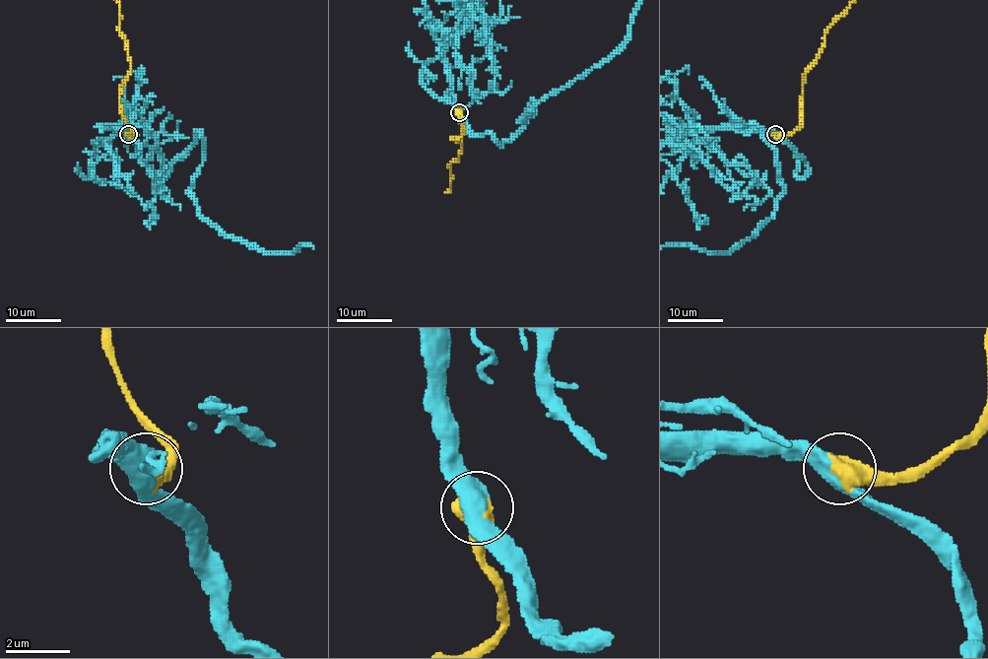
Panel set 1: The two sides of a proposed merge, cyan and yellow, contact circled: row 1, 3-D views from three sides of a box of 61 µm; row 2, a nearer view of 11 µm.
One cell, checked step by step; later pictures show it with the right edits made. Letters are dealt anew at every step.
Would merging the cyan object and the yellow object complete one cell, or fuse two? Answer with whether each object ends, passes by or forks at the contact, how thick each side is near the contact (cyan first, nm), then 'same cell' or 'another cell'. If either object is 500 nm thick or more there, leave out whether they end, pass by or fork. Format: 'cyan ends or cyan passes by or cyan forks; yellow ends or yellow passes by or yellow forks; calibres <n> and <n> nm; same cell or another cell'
calibres 500 and 750 nm; same cell

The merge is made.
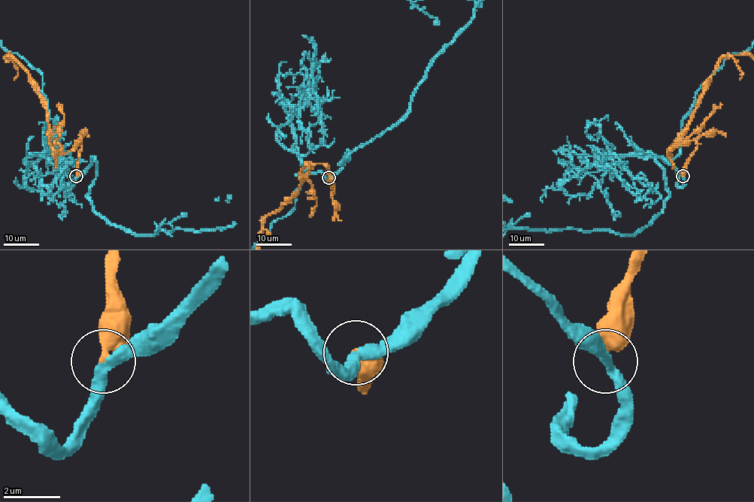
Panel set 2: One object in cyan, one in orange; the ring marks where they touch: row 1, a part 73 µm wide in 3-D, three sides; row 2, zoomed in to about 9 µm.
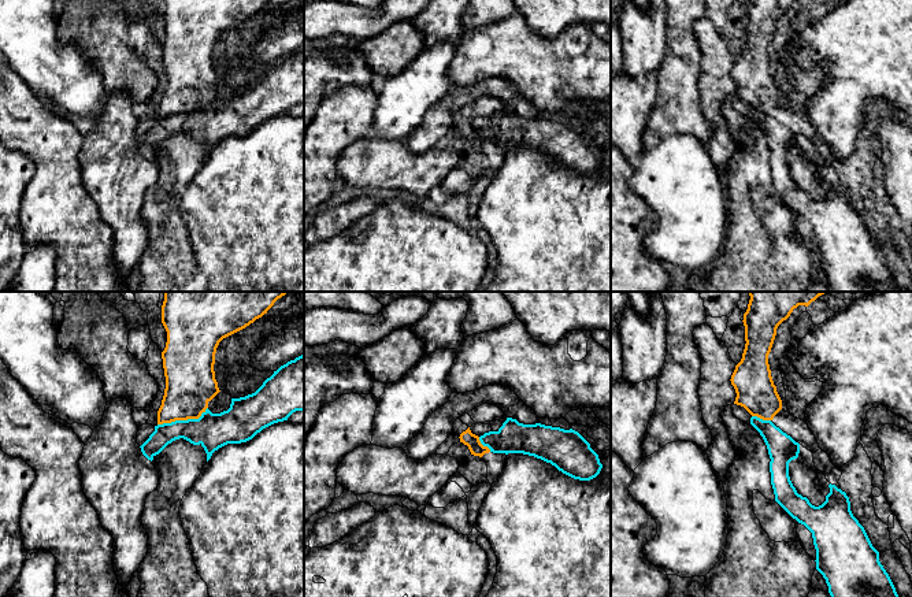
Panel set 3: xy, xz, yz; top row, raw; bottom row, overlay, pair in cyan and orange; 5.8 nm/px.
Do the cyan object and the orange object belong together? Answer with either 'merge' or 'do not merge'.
do not merge

